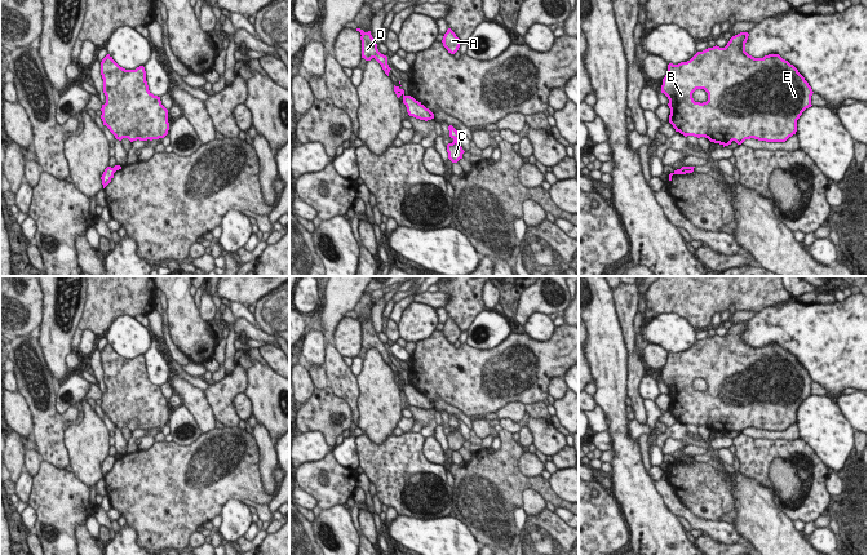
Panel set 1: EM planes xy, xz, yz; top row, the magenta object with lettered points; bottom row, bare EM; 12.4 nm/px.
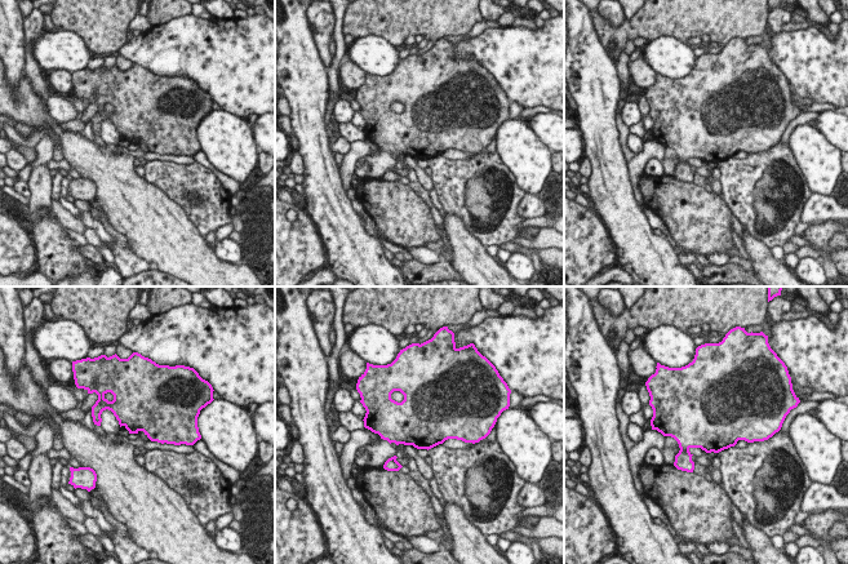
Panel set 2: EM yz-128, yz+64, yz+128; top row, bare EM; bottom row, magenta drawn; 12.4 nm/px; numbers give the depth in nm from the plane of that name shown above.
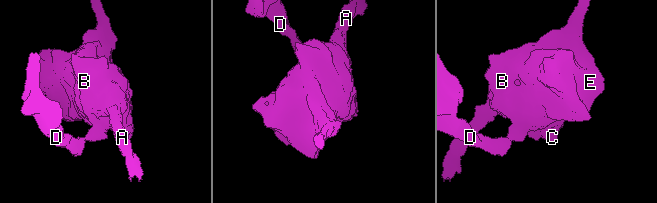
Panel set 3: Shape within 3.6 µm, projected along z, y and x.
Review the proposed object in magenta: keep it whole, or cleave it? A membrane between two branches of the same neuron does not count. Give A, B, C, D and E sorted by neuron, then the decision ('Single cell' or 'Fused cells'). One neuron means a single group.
Groups: A B C E / D. Fused cells.

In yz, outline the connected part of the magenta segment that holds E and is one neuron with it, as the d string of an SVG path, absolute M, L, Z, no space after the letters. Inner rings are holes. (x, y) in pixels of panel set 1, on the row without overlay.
M748 321L730 328L725 337L698 341L690 350L669 352L661 382L669 388L669 412L685 426L705 426L723 436L745 429L785 431L797 421L797 409L811 396L812 378L798 359L779 343L754 347L745 341ZM704 378L707 391L695 391L692 382Z

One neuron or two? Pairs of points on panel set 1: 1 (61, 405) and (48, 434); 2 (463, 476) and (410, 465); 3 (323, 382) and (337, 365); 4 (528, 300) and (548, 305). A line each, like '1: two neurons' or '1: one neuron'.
1: two neurons
2: two neurons
3: two neurons
4: one neuron

